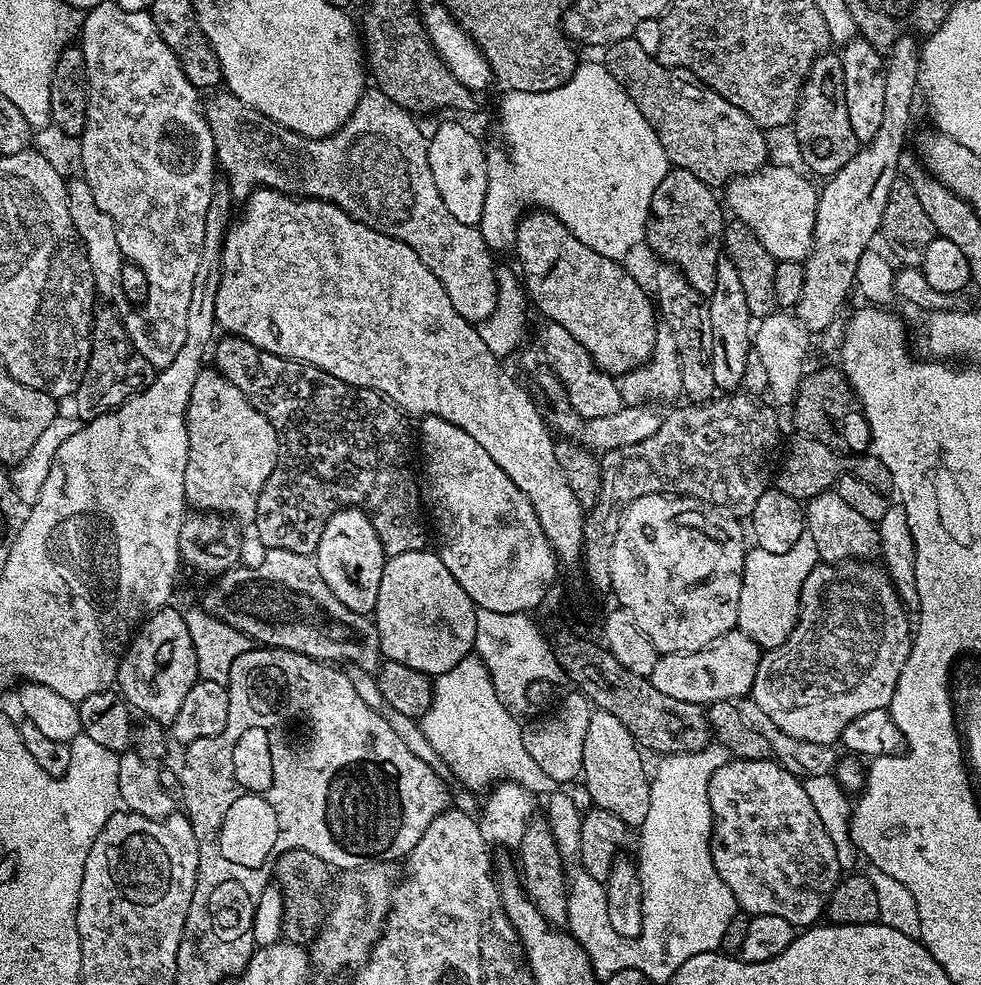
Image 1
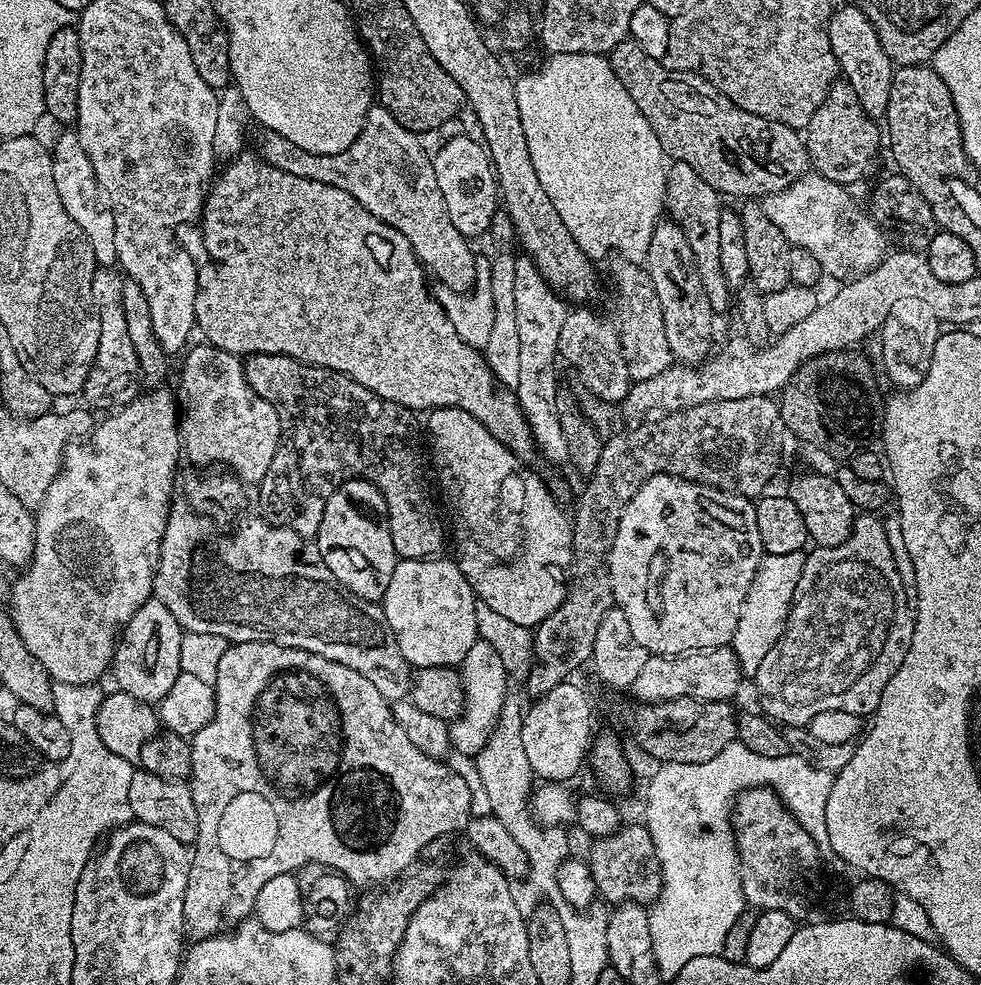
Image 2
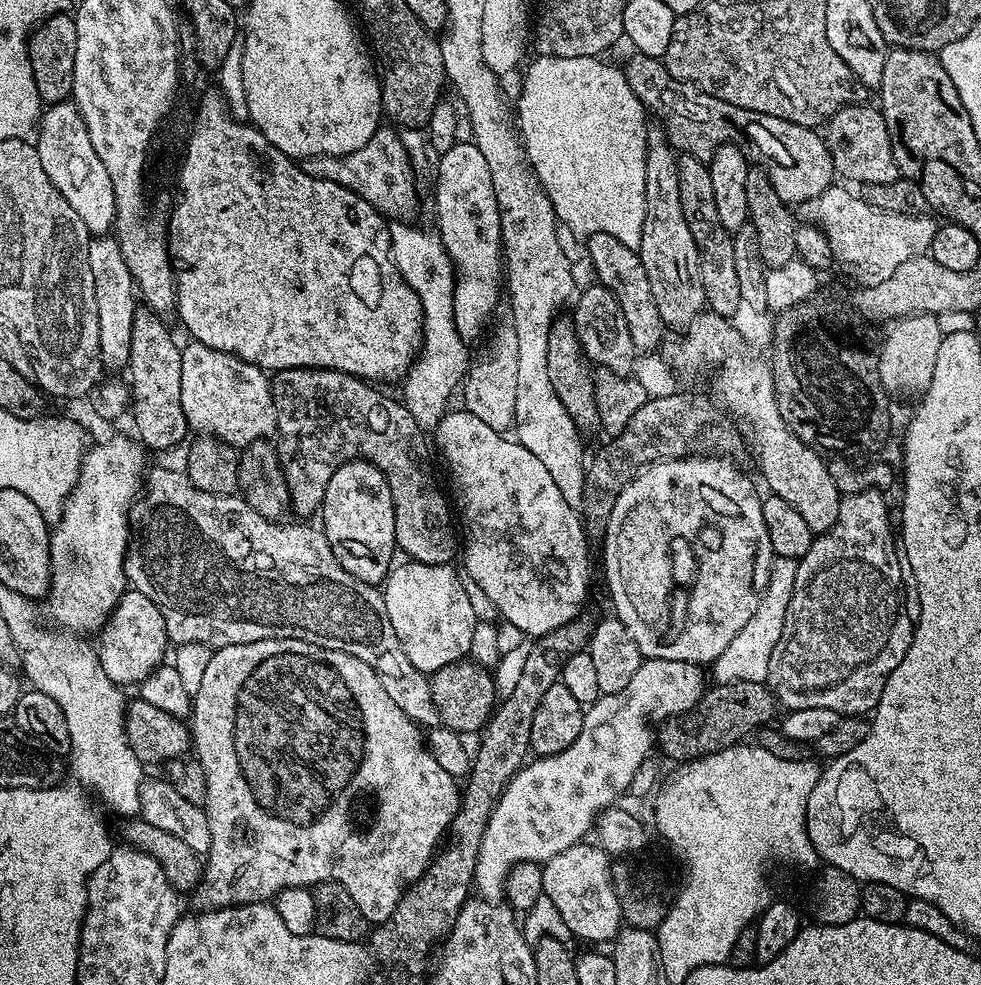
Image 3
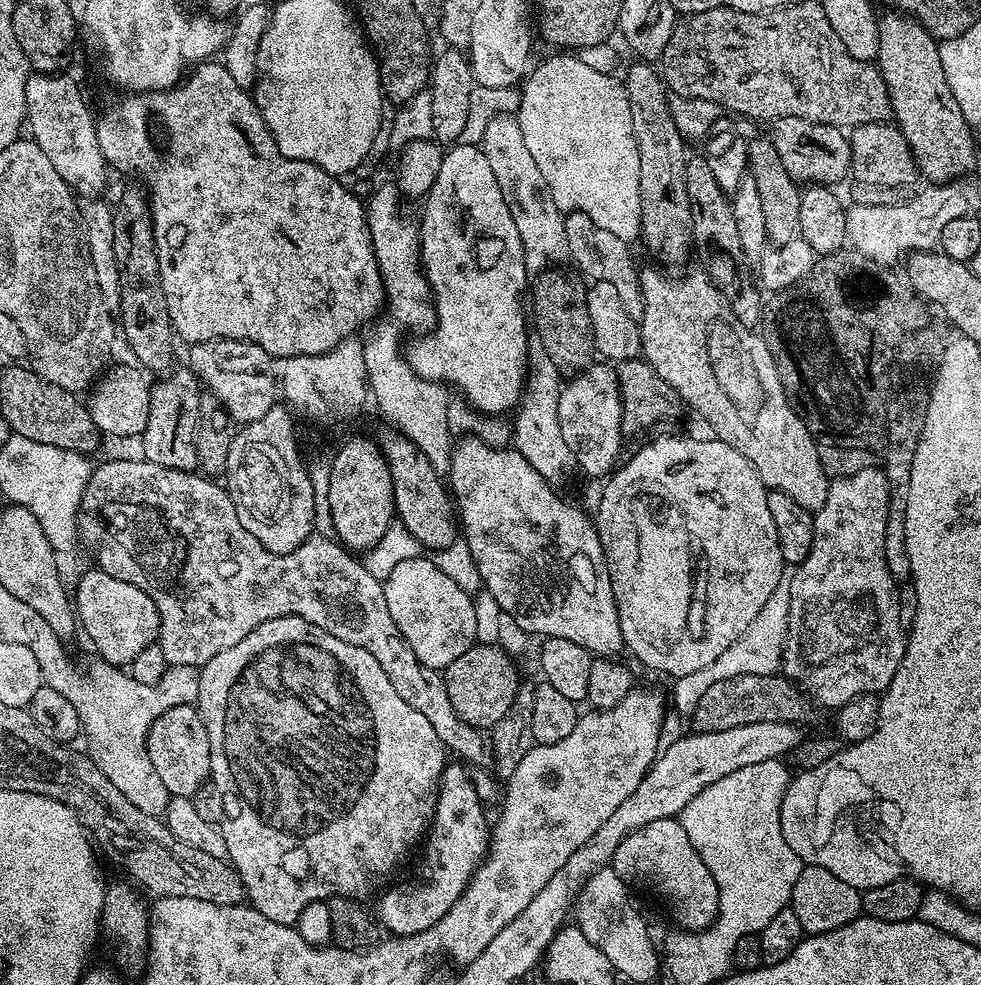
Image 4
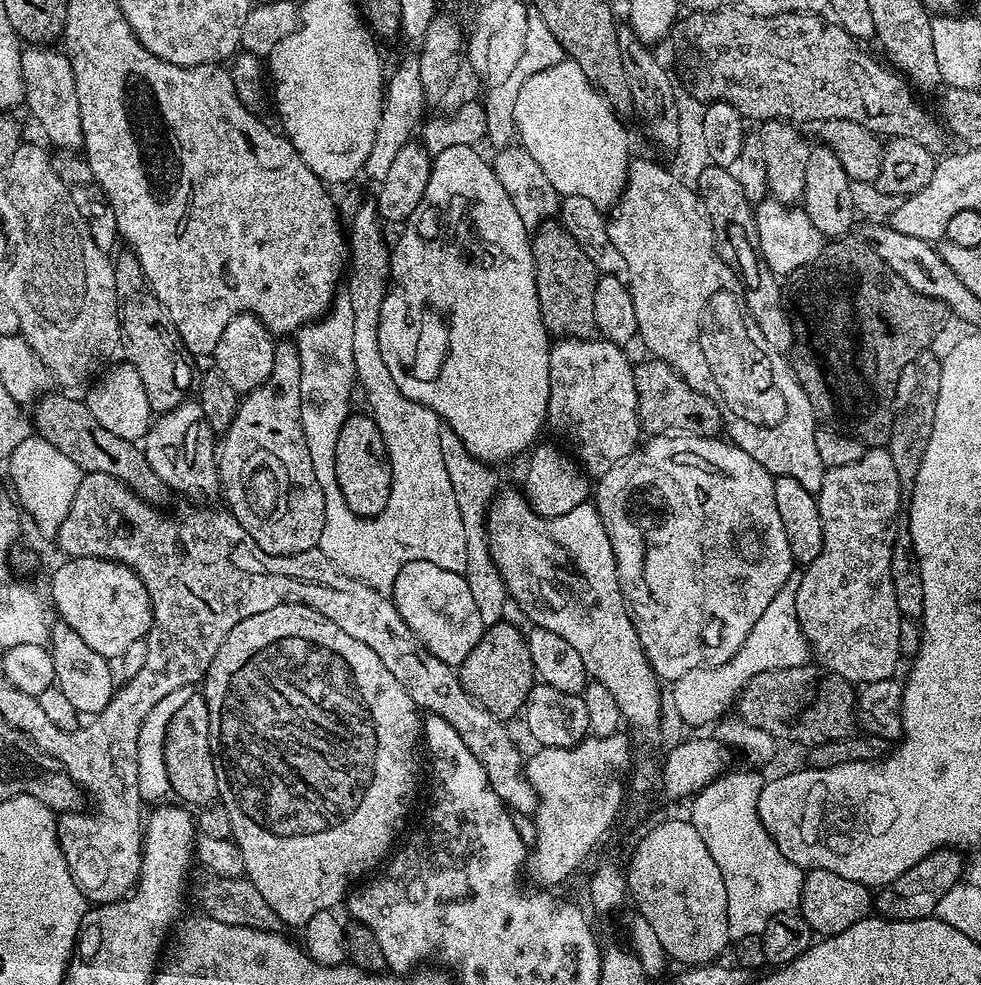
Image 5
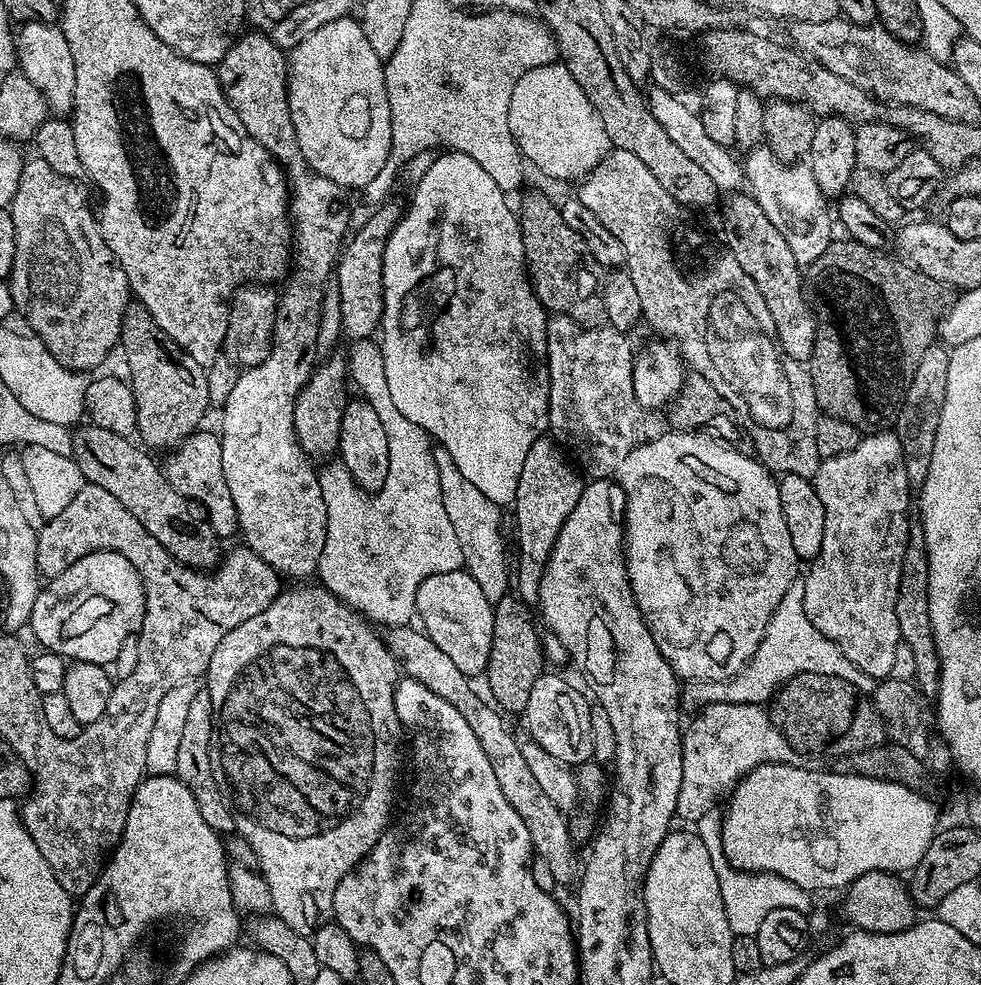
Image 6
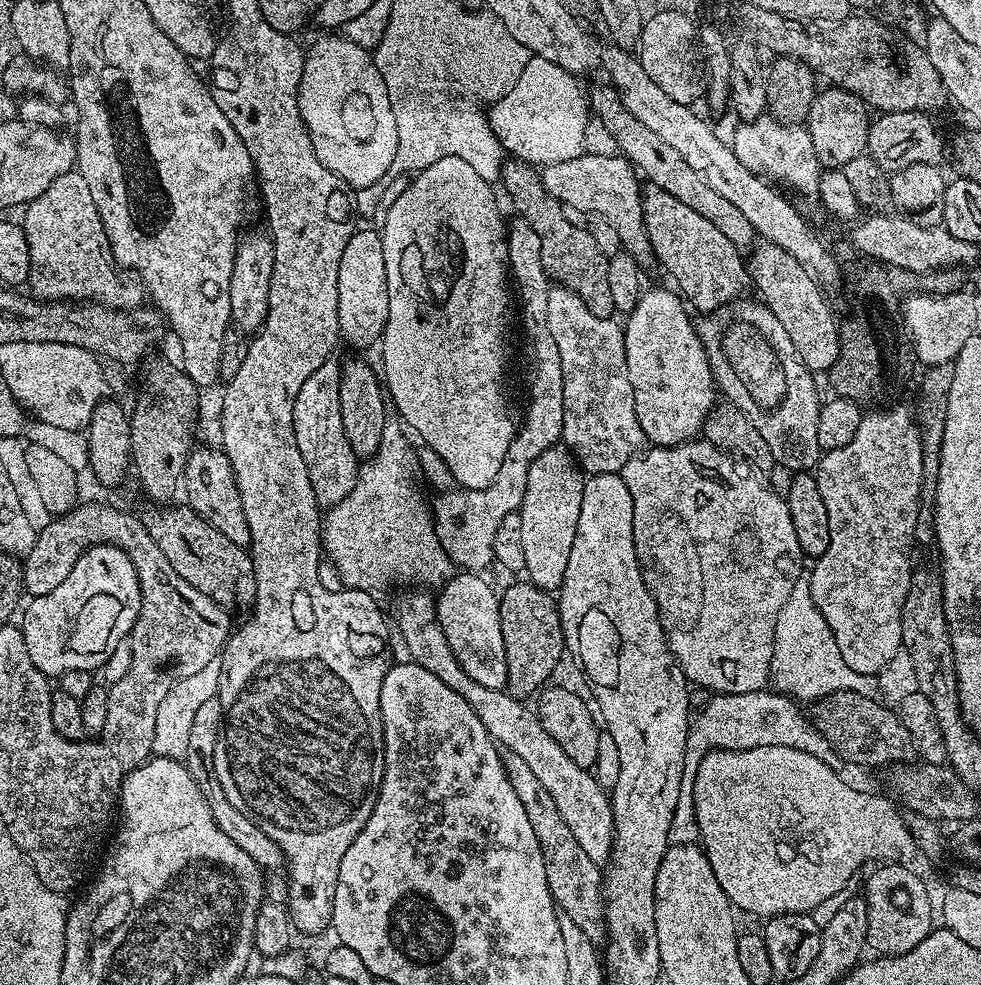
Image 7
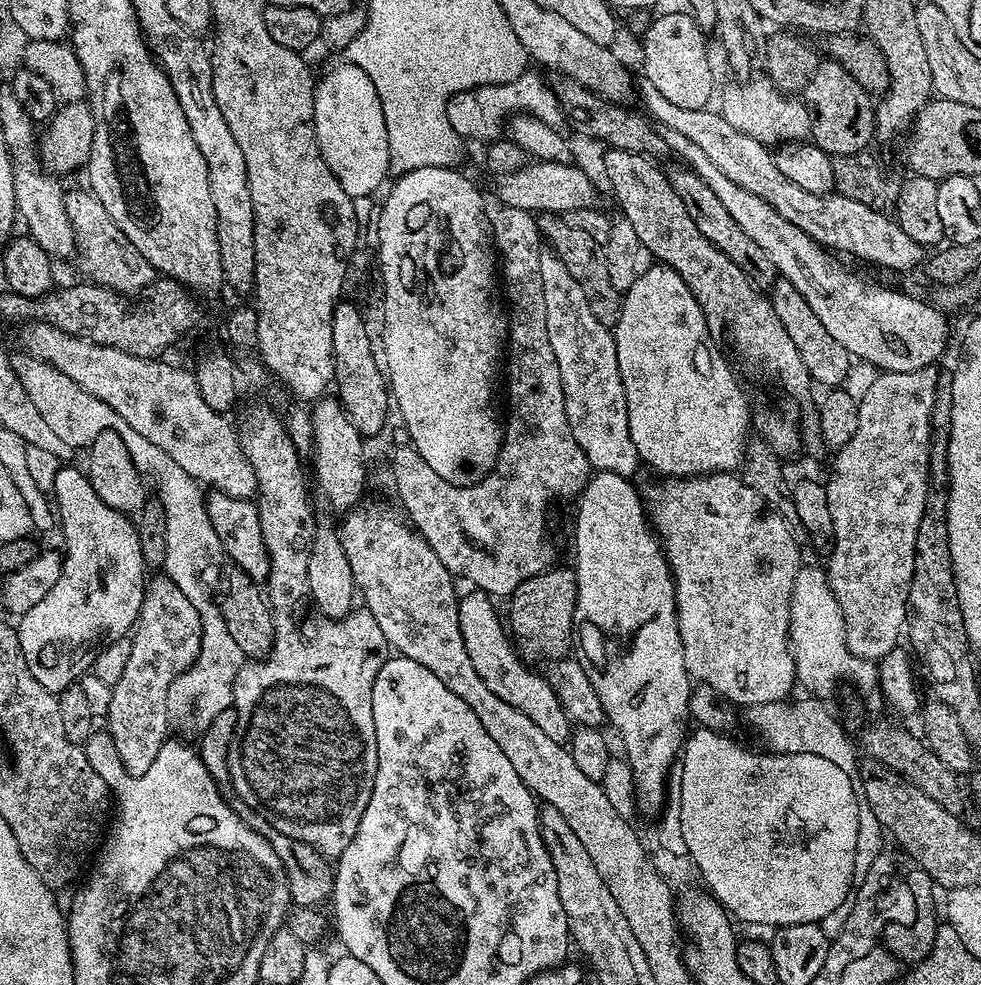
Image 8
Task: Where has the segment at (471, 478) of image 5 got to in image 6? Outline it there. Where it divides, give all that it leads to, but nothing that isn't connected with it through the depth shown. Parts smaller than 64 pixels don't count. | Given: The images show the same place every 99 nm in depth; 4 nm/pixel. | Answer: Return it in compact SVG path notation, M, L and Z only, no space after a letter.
M433 447L433 456L441 476L442 503L446 505L446 514L454 526L454 534L458 534L458 546L462 546L463 571L468 572L474 582L478 582L482 594L486 594L486 598L495 606L510 592L508 552L504 549L504 532L500 529L501 505L490 502L490 498L486 498L486 494L482 494L478 486L473 486L466 478L462 478L458 465L446 449Z

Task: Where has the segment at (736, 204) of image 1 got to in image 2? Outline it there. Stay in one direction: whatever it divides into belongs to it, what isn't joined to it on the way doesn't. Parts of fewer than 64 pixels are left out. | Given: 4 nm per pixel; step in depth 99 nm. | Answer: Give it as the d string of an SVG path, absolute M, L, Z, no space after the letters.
M806 174L795 180L786 190L769 192L762 203L766 218L782 230L793 248L810 250L829 277L844 282L880 265L890 245L884 241L879 223L867 211L859 212L848 197L849 189L819 174Z

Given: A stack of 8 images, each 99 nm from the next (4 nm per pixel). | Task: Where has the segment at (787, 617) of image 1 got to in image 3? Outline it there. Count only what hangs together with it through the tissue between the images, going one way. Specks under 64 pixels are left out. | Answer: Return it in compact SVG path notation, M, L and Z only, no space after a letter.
M773 559L766 572L764 593L760 596L758 610L738 630L734 642L722 650L722 654L710 665L710 676L716 684L730 682L758 682L765 683L768 678L770 654L774 654L774 646L778 646L778 638L782 638L782 626L786 622L786 610L790 606L790 594L794 594L794 578L796 577L797 561Z

